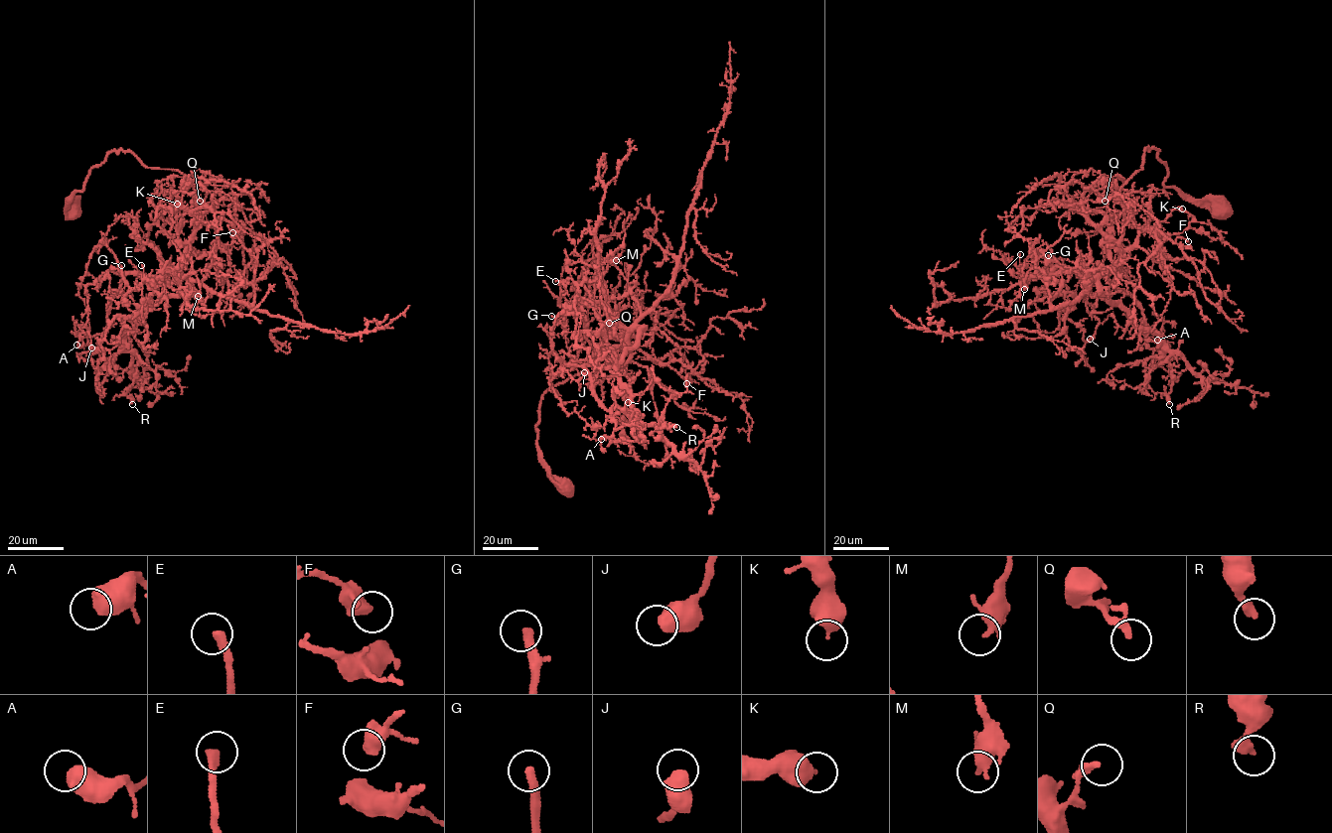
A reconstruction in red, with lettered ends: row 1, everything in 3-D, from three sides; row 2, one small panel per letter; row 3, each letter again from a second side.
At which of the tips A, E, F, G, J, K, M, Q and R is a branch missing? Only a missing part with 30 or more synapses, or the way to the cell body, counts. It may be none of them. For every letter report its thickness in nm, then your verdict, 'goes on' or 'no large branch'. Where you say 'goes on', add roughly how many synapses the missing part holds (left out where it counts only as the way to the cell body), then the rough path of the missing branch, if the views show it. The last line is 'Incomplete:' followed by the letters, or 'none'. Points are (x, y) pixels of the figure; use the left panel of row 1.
A: 650 nm thick; no large branch
E: 320 nm thick; no large branch
F: 360 nm thick; no large branch
G: 340 nm thick; goes on; about 50 synapses; missing branch runs (121, 265), (121, 242), (125, 233), (134, 228)
J: 600 nm thick; no large branch
K: 500 nm thick; no large branch
M: 280 nm thick; no large branch
Q: 190 nm thick; no large branch
R: 360 nm thick; no large branch
Incomplete: G

